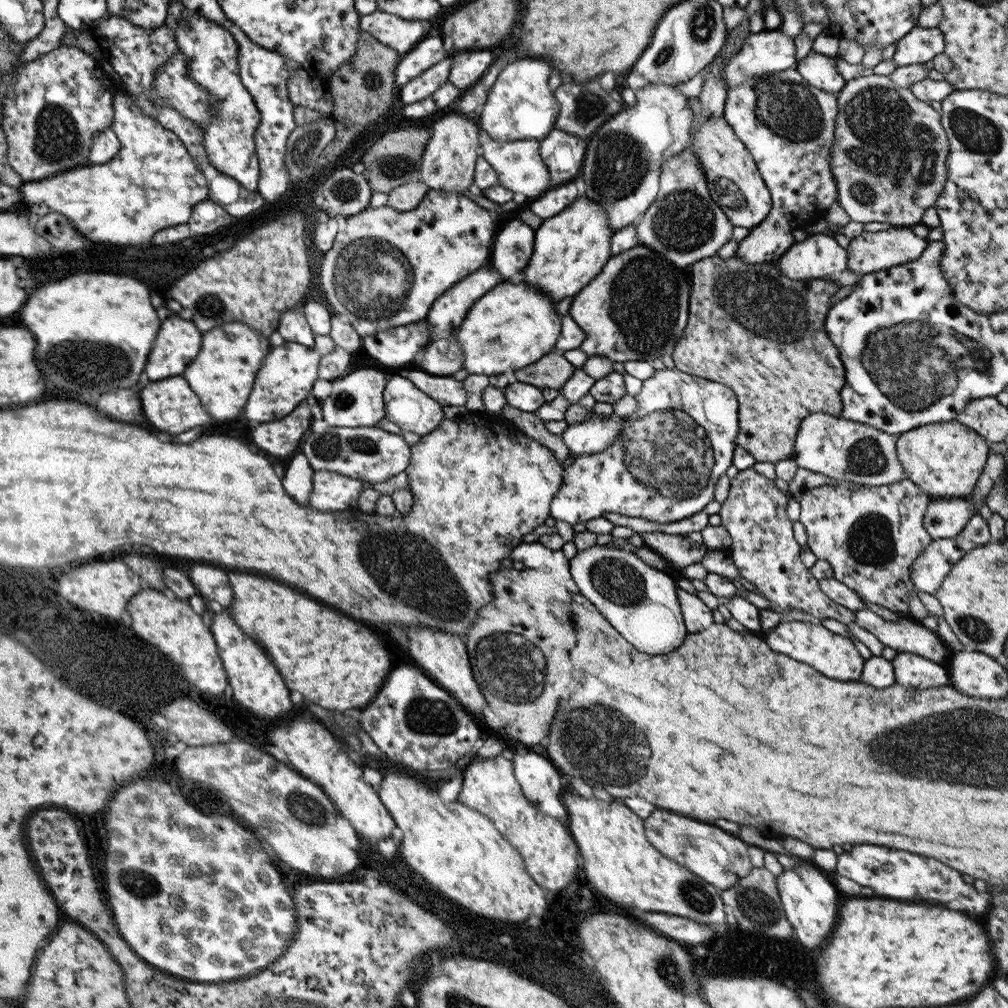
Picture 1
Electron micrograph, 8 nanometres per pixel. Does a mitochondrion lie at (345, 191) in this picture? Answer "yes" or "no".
yes

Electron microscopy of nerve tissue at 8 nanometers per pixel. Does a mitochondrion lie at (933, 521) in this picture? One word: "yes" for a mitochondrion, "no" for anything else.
yes

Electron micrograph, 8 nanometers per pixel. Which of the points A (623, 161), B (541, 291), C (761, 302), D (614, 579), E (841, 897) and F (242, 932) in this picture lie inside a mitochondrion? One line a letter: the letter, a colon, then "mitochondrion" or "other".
A: mitochondrion
B: other
C: mitochondrion
D: mitochondrion
E: other
F: other

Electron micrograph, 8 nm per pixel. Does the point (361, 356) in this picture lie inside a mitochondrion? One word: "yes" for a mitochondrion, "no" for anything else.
no

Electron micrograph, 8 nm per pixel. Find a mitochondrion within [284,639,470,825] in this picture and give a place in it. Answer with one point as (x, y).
(425, 717)

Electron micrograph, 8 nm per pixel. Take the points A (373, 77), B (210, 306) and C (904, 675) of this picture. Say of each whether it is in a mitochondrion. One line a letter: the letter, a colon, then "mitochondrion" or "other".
A: mitochondrion
B: mitochondrion
C: other

